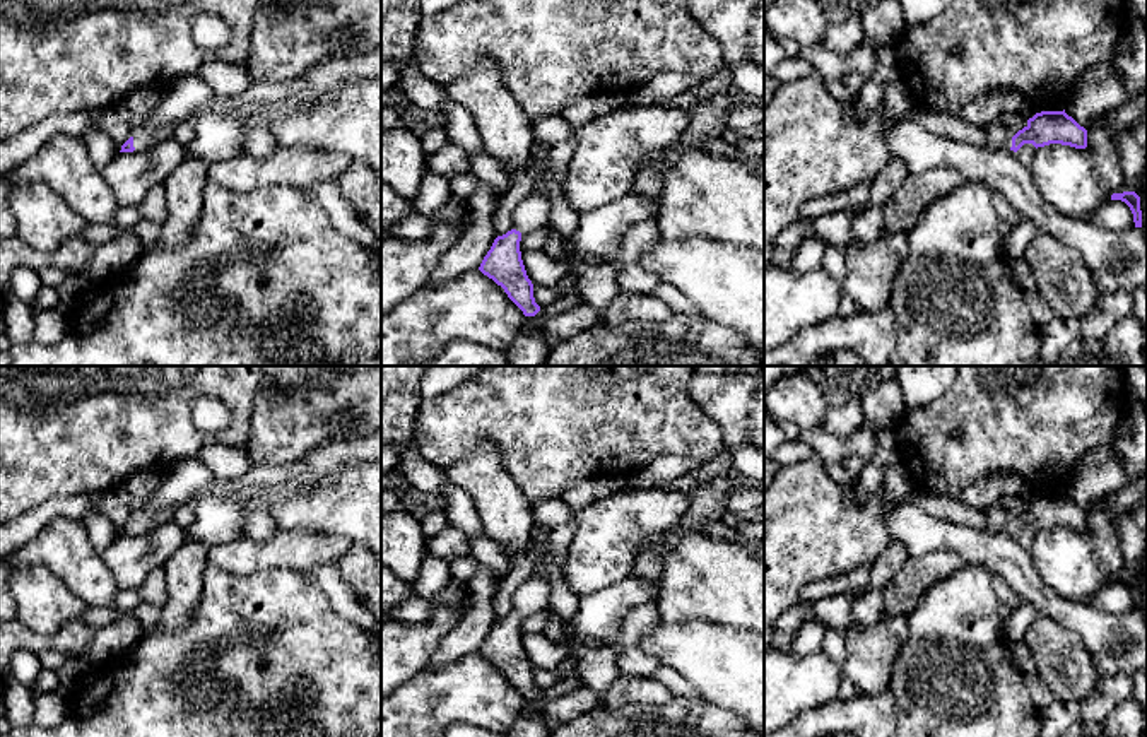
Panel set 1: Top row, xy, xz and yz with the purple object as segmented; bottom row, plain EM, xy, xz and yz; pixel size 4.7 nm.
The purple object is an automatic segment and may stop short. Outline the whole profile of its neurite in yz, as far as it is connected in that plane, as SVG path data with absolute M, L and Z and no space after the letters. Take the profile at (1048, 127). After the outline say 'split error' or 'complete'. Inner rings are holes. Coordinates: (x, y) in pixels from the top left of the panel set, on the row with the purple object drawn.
M1041 111L1027 120L1027 125L1015 132L1010 127L990 123L986 128L988 150L1014 150L1024 144L1036 149L1050 144L1070 145L1075 149L1087 147L1087 130L1063 111Z | split error

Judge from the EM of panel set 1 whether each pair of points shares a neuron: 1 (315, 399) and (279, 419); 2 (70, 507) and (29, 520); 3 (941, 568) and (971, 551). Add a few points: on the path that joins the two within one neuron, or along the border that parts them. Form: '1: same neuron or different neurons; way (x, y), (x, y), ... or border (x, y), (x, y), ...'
1: same neuron; way (306, 407), (294, 419), (288, 419)
2: same neuron; way (60, 507), (40, 517)
3: different neurons; border (918, 558), (934, 551), (954, 551), (964, 563)

